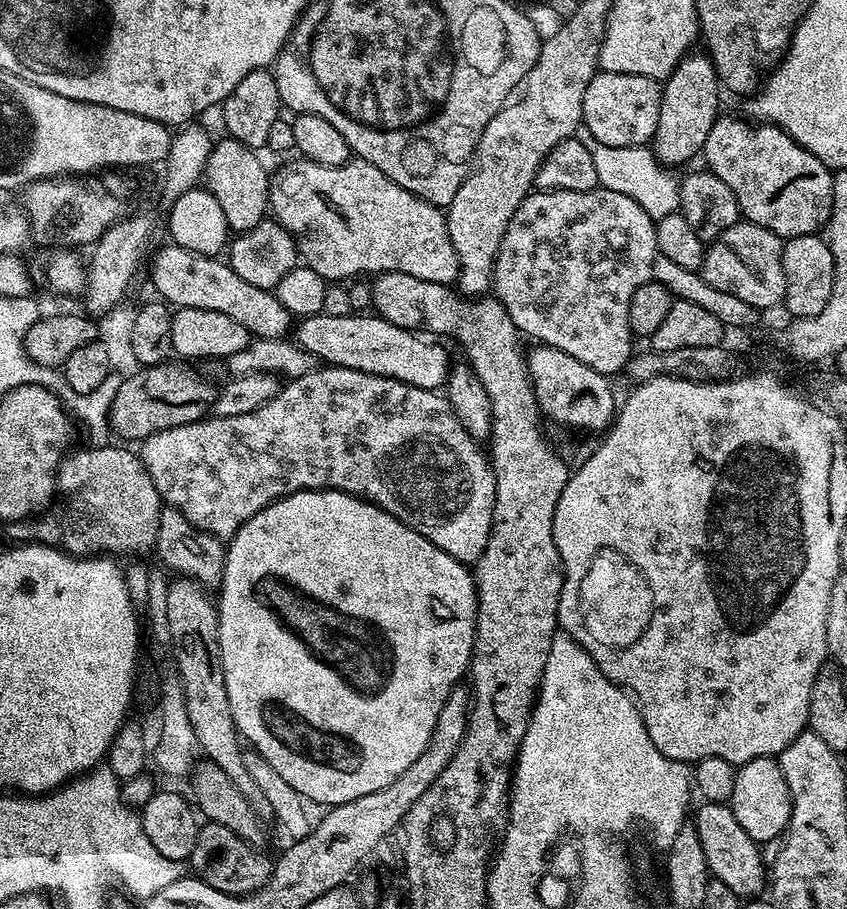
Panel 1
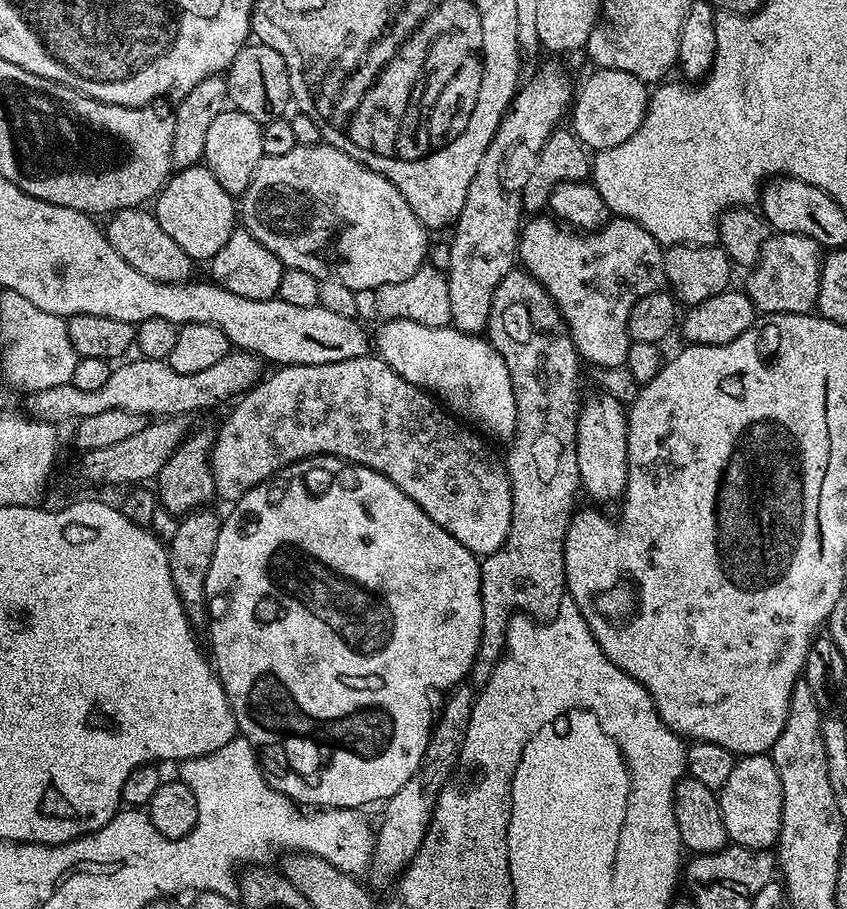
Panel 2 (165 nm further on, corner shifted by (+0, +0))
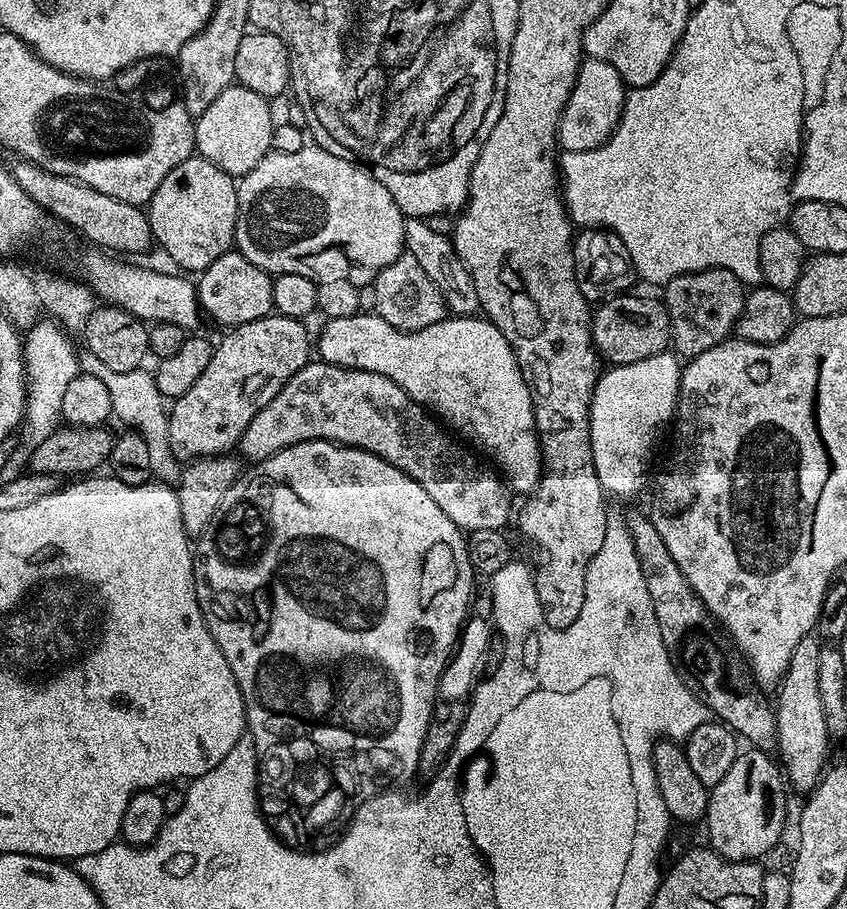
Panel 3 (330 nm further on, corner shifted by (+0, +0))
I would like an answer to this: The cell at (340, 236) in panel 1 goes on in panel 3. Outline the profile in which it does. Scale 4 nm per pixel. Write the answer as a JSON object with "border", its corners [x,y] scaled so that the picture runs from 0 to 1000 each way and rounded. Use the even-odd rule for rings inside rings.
{"border":[[[361,161],[347,169],[316,166],[309,174],[309,178],[305,178],[305,183],[300,183],[300,187],[295,187],[288,194],[282,195],[279,212],[281,213],[281,240],[279,241],[279,257],[276,261],[277,276],[285,277],[290,284],[295,284],[295,288],[300,288],[300,293],[305,293],[309,298],[318,301],[325,301],[326,304],[357,301],[361,306],[374,310],[390,306],[409,306],[409,310],[414,312],[421,315],[431,315],[430,312],[432,312],[434,315],[440,311],[444,303],[453,294],[470,285],[473,278],[478,276],[477,243],[479,239],[465,222],[465,218],[460,218],[460,209],[456,209],[456,205],[451,205],[451,200],[446,200],[424,180],[409,178],[409,174],[394,174],[394,169],[390,169],[379,163]]]}

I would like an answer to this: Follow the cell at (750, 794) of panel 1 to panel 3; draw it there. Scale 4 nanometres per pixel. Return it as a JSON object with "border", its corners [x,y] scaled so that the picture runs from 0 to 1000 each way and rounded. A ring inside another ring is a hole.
{"border":[[[883,821],[870,826],[867,834],[867,843],[862,843],[861,849],[841,866],[836,873],[836,924],[841,936],[858,946],[887,946],[896,947],[896,942],[902,942],[921,924],[926,915],[926,867],[928,858],[923,853],[923,845],[915,835],[906,832],[906,826],[893,821]]]}

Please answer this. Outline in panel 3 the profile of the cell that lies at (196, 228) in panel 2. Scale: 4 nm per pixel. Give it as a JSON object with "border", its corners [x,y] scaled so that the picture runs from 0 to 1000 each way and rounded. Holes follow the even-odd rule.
{"border":[[[234,169],[221,172],[191,196],[191,205],[182,209],[182,218],[172,227],[172,237],[181,265],[213,294],[209,296],[238,300],[253,284],[275,272],[281,240],[279,204],[275,195]]]}

